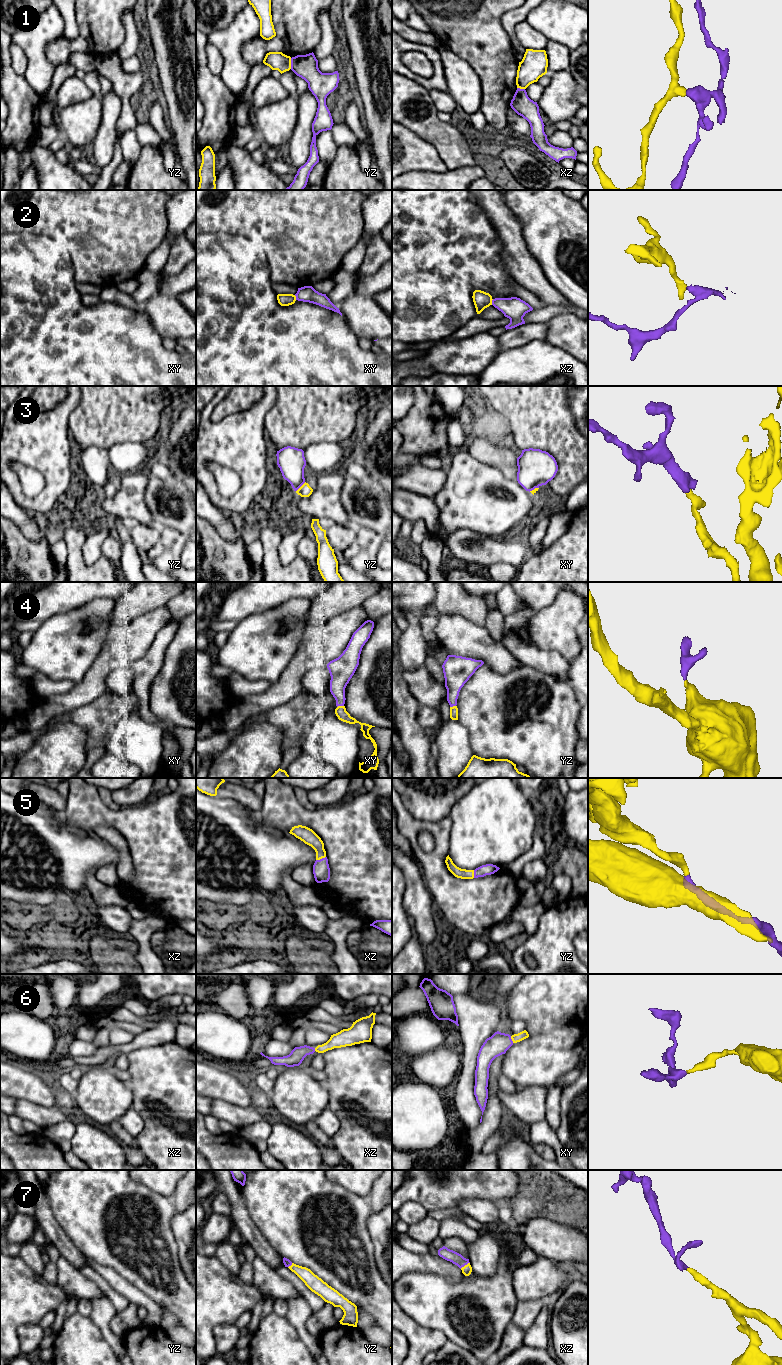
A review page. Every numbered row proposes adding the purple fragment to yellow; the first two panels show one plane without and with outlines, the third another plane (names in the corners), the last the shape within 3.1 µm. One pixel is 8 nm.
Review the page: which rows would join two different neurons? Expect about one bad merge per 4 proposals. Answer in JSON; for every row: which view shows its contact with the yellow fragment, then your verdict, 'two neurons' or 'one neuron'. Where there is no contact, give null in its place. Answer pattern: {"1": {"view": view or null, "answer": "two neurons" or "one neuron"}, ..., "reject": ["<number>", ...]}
{"1": {"view": "yz", "answer": "two neurons"}, "2": {"view": "xz", "answer": "two neurons"}, "3": {"view": "yz", "answer": "one neuron"}, "4": {"view": "xy", "answer": "one neuron"}, "5": {"view": "xz", "answer": "one neuron"}, "6": {"view": "xy", "answer": "one neuron"}, "7": {"view": "xz", "answer": "one neuron"}, "reject": ["1", "2"]}

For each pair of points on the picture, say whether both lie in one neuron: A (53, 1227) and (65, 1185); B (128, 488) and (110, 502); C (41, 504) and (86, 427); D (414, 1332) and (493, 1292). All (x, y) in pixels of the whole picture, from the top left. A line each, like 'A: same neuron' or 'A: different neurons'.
A: different neurons
B: same neuron
C: different neurons
D: different neurons

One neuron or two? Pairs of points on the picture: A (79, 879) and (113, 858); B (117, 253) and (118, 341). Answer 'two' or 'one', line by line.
A: one
B: two

